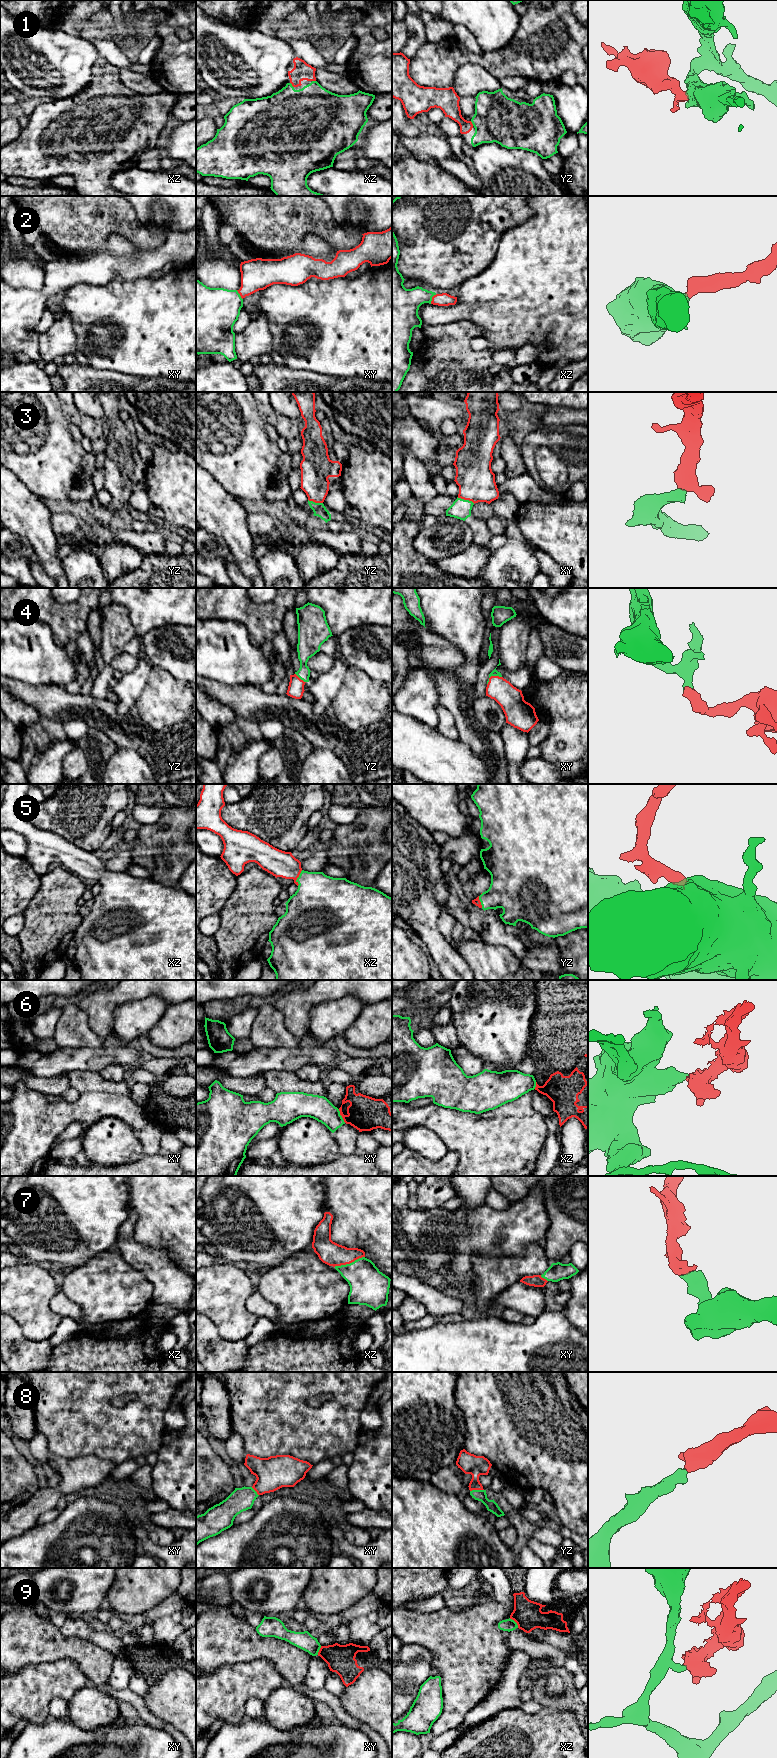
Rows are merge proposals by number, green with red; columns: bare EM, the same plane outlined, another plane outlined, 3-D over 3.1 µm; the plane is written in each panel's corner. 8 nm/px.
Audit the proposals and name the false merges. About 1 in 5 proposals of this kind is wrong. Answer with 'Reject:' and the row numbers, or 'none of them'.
Reject: 6, 9

